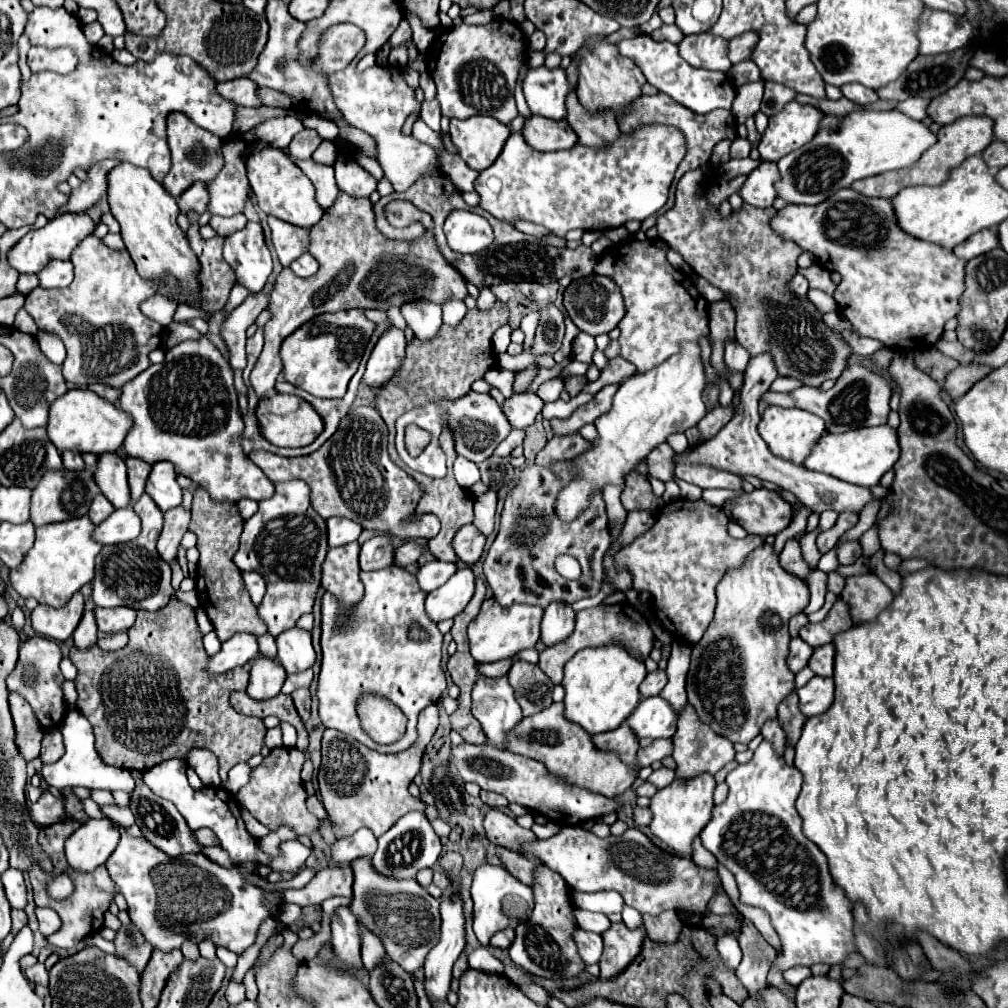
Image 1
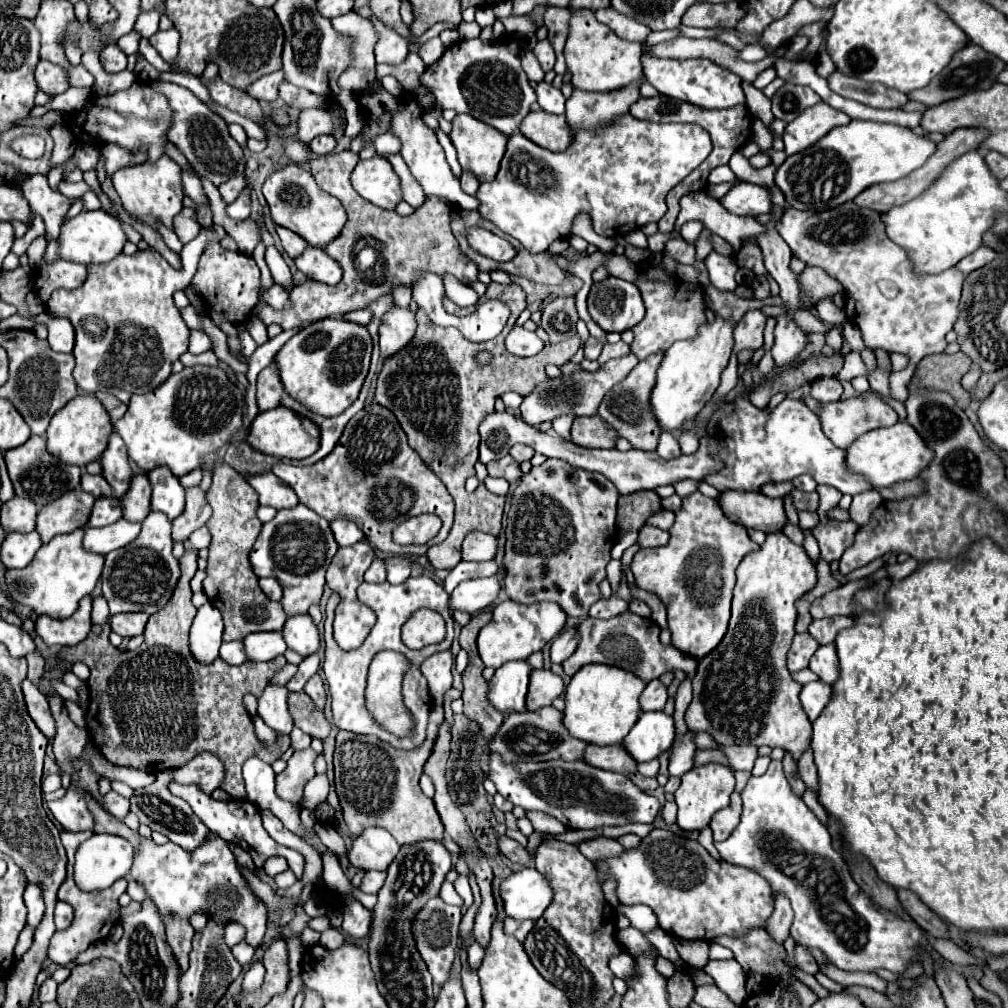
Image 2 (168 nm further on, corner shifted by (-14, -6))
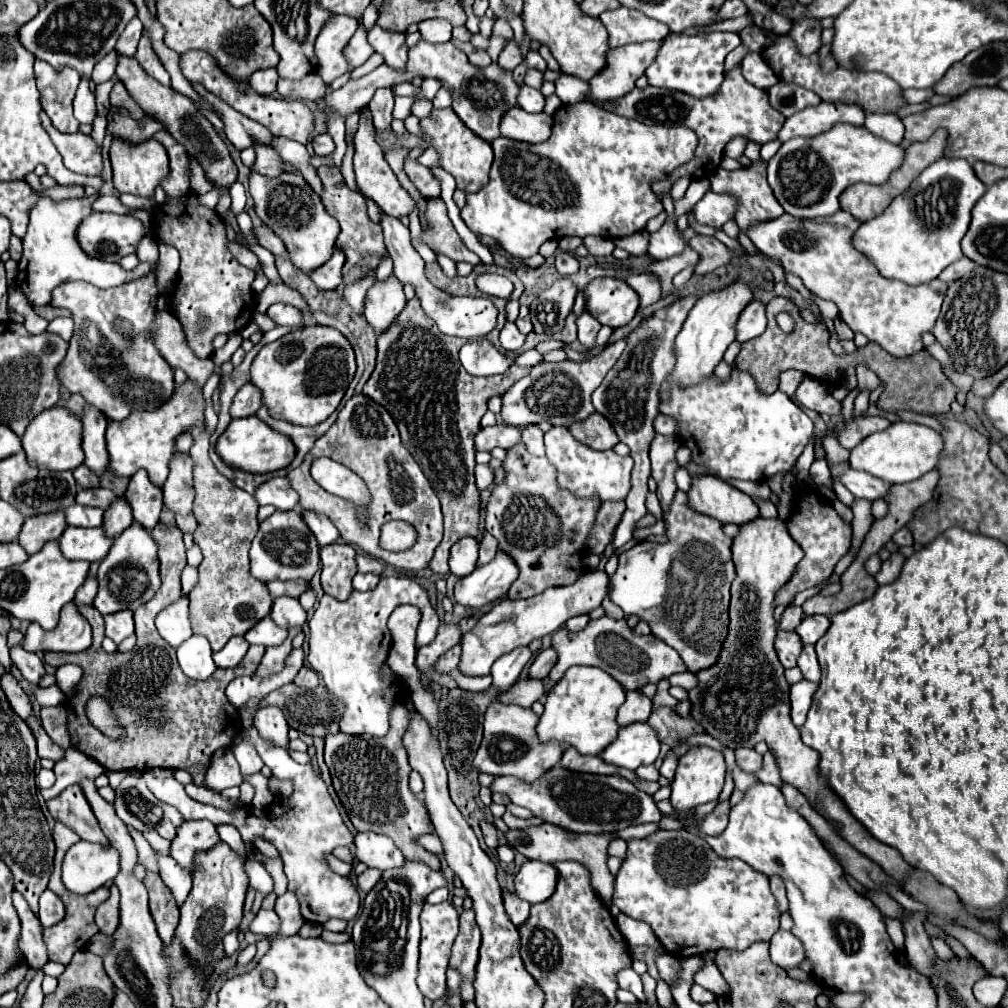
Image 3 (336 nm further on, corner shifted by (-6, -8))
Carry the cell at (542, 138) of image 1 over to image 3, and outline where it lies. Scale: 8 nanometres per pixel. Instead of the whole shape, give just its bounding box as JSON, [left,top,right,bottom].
[501,107,553,143]

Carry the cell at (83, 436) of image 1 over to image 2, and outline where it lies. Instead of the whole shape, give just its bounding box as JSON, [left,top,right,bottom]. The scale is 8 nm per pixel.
[47,395,113,467]

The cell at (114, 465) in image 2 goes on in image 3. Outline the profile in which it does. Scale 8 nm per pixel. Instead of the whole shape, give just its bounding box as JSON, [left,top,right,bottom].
[81,405,109,475]

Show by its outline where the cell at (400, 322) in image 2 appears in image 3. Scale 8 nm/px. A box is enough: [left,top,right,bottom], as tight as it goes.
[363,277,407,335]

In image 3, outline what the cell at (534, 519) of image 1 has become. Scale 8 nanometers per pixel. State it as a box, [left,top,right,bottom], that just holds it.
[485,443,601,599]

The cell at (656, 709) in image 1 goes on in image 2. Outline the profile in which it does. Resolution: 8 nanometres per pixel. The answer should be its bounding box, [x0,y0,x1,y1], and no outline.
[623,711,675,763]

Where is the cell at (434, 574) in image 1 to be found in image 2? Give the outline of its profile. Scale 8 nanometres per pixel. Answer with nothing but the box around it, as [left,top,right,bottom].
[445,559,499,593]

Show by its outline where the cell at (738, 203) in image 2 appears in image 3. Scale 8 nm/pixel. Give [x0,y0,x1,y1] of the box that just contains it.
[693,191,737,227]

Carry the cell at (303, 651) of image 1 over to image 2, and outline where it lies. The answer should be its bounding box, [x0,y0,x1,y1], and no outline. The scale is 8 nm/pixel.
[283,615,319,657]

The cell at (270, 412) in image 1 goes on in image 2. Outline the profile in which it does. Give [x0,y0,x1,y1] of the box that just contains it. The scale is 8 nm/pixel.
[247,407,319,459]

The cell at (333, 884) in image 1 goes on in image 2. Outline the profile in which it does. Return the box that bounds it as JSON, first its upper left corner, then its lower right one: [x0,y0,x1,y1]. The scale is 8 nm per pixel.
[361,871,387,893]

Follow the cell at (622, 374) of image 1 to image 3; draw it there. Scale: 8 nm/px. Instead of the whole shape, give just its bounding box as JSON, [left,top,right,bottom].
[501,339,627,427]

